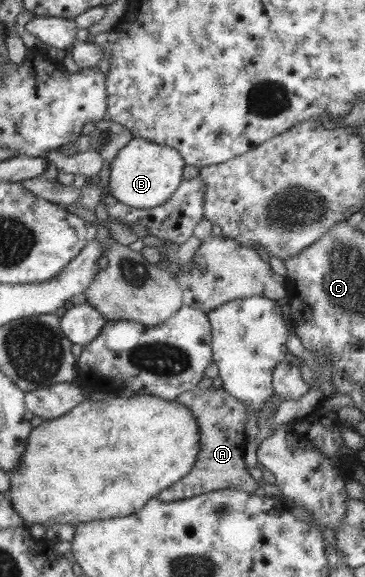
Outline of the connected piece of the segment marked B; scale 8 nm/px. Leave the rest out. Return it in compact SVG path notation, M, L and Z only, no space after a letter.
M133 137L112 160L110 166L109 192L119 202L133 208L153 208L163 204L182 182L185 161L175 148L155 144L141 137Z

